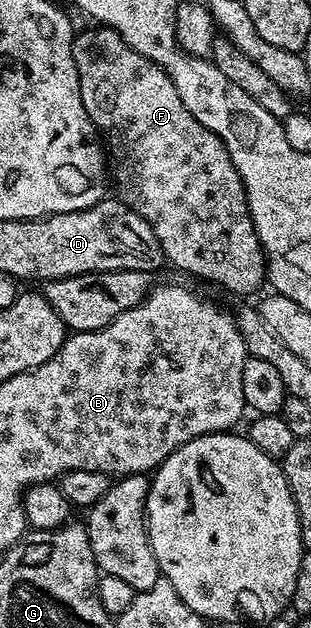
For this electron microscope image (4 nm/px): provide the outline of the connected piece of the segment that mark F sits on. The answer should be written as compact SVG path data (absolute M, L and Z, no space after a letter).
M91 27L95 28L87 28L84 32L76 31L74 33L71 41L73 62L77 66L77 78L81 86L81 102L85 102L85 110L98 128L105 145L105 152L109 157L109 168L113 173L113 188L114 191L115 188L119 191L116 192L118 199L128 204L137 214L141 214L141 218L145 218L145 222L149 222L168 265L172 264L173 267L180 268L181 271L188 272L191 276L212 280L213 283L220 284L225 291L236 292L239 296L247 296L250 292L257 291L259 287L264 287L267 265L263 247L257 238L253 218L247 209L245 186L237 174L237 166L233 166L233 162L229 158L229 150L225 150L223 140L217 138L217 134L213 134L213 130L205 130L205 126L201 126L201 122L197 122L197 118L193 118L193 114L189 114L189 110L185 110L185 102L181 102L181 94L177 94L177 86L173 86L173 82L167 77L163 68L157 67L149 58L137 54L137 50L129 47L125 38L121 38L121 34L117 34L111 28Z

